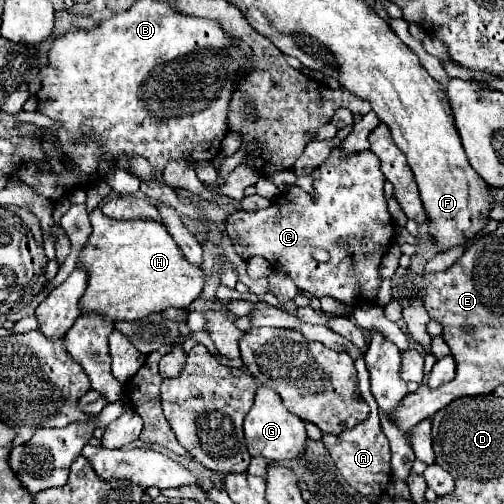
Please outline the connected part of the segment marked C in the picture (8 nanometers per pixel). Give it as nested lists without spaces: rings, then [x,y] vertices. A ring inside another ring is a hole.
[[[338,146],[332,150],[330,158],[312,172],[314,176],[314,196],[304,192],[302,188],[294,186],[284,196],[276,198],[268,208],[256,212],[234,212],[232,220],[228,220],[228,236],[230,240],[240,240],[248,248],[248,256],[262,256],[270,262],[270,266],[288,276],[296,282],[300,292],[308,292],[316,298],[332,296],[346,304],[356,304],[360,300],[374,302],[376,290],[380,286],[378,266],[382,256],[392,246],[394,224],[386,208],[384,198],[384,174],[380,172],[378,156],[370,150],[358,154],[346,154]],[[314,248],[324,248],[330,254],[328,262],[314,260]]]

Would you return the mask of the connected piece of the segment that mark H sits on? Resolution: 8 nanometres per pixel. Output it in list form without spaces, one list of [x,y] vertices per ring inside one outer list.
[[[100,208],[90,214],[92,234],[88,246],[80,250],[78,268],[88,272],[88,288],[80,298],[82,314],[96,312],[102,314],[104,320],[120,322],[120,320],[138,320],[154,312],[162,312],[166,308],[188,308],[194,302],[204,286],[204,270],[190,264],[182,258],[178,244],[172,240],[164,224],[154,220],[114,220],[106,218]]]

